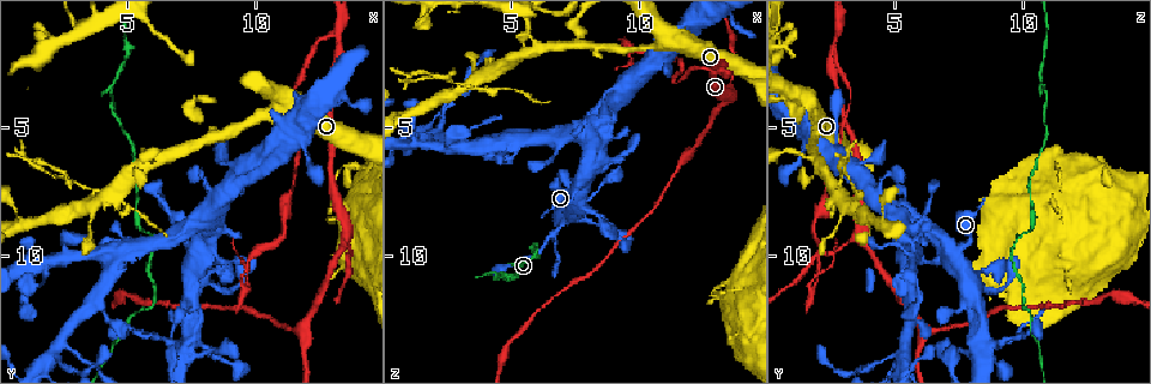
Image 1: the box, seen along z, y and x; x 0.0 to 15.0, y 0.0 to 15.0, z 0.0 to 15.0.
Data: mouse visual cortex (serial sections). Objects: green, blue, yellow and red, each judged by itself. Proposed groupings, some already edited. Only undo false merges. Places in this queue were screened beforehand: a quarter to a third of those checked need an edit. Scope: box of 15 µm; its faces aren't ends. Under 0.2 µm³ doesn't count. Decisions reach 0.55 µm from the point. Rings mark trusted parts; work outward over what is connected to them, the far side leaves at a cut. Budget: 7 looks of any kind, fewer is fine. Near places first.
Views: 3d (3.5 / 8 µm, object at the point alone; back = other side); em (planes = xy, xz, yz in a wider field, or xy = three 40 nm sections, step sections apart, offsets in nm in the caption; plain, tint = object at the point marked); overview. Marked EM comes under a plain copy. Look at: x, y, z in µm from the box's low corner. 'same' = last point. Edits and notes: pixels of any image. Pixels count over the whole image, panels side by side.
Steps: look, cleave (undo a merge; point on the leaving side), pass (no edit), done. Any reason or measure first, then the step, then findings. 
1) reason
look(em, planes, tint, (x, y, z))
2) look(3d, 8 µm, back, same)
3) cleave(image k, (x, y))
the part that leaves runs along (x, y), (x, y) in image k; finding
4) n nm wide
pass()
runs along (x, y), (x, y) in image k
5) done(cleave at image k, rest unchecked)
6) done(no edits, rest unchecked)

sharp bend
look(3d, 8 µm, (6.0, 11.9, 10.0))

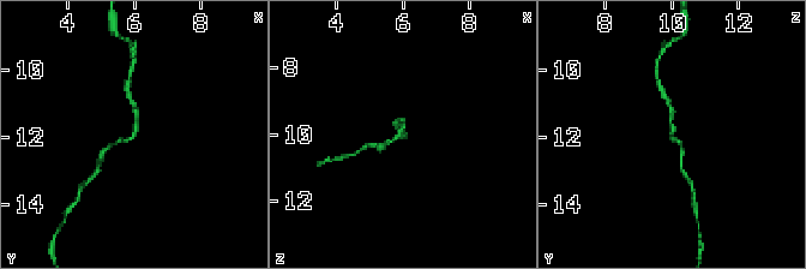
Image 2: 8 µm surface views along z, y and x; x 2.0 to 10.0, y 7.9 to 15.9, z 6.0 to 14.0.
look(3d, 3.5 µm, (6.1, 11.8, 10.0))

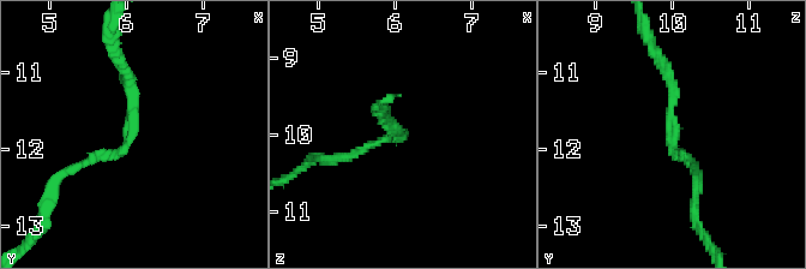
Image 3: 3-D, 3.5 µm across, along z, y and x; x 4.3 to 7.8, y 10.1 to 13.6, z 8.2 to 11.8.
arms of 150, 150 nm
pass()
runs along (120, 63), (132, 137), (65, 173) in image 3; all the same cell

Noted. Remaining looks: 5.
look(3d, 8 µm, (3.6, 7.8, 3.3))

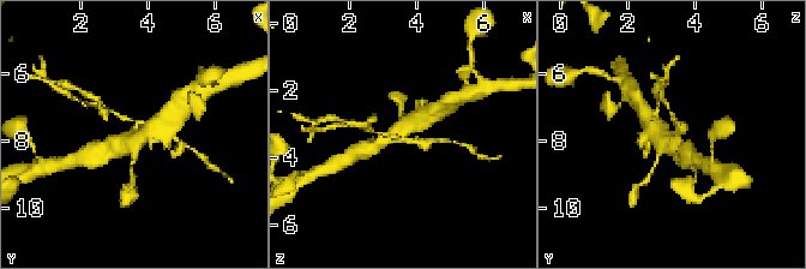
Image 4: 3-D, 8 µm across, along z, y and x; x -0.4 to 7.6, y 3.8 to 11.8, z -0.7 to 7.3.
look(3d, 3.5 µm, (3.6, 7.9, 3.2))

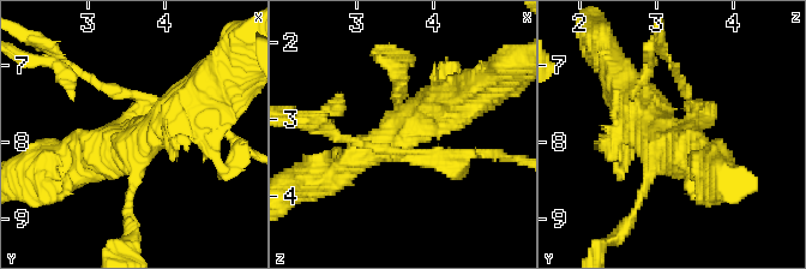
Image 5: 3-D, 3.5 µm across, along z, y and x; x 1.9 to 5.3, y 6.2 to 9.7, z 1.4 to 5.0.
now the EM
look(em, xy, step 1, tint, (3.65, 7.85, 3.25))

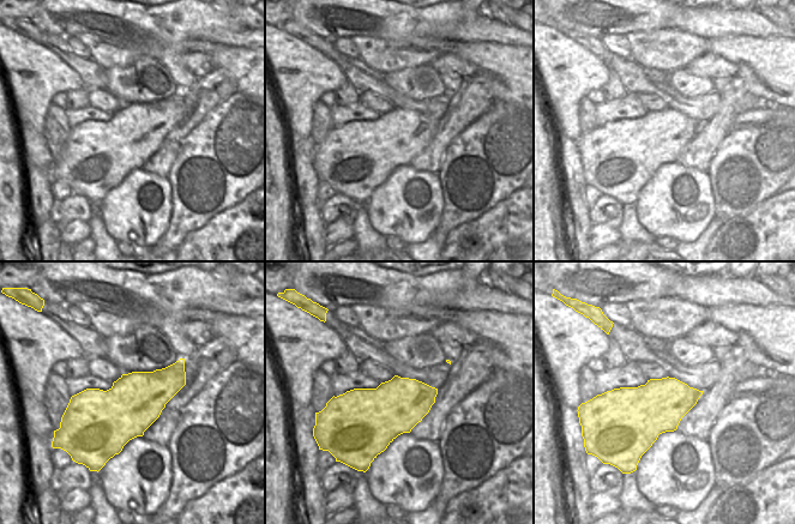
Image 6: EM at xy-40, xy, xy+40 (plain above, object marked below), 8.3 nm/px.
cleave(image 5, (465, 163))
the part that leaves runs along (139, 105), (47, 46) in image 5; two cells meet here

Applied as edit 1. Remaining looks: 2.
done(cleave at image 5, rest unchecked)

